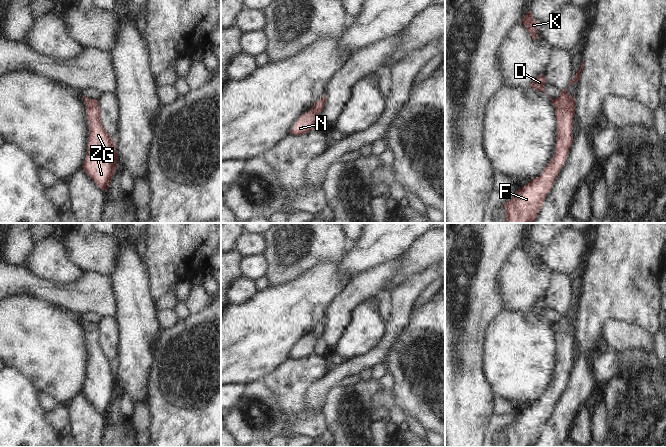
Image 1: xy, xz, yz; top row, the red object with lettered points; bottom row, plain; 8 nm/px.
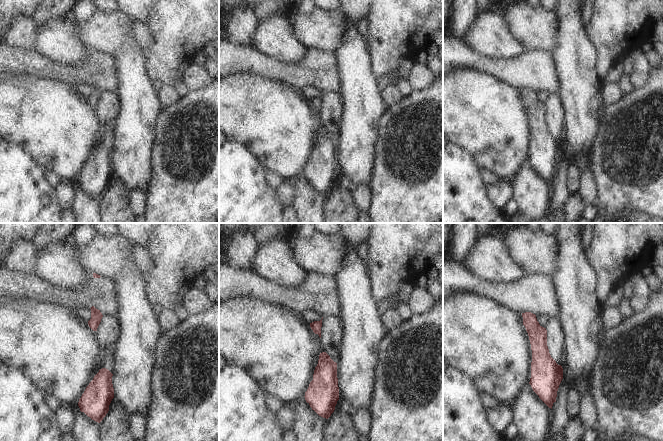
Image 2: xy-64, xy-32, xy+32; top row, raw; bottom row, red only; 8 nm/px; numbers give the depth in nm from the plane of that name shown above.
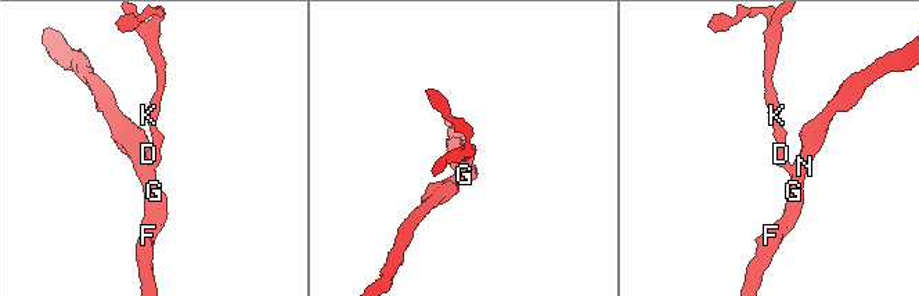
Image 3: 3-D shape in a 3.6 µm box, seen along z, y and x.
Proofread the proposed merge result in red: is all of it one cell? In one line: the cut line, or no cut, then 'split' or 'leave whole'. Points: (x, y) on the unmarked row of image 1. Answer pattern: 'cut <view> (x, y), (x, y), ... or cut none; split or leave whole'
cut none; leave whole

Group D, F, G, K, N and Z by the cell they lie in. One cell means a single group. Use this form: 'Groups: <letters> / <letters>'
Groups: D F G K N Z

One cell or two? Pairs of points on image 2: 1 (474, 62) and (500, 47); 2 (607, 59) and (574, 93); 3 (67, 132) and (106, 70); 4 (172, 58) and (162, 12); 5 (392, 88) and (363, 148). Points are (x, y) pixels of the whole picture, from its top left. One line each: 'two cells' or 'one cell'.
1: two cells
2: two cells
3: two cells
4: one cell
5: two cells

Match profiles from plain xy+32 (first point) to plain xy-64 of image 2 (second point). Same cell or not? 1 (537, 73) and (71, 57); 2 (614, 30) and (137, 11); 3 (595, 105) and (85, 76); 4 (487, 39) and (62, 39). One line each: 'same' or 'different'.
1: different
2: different
3: different
4: same

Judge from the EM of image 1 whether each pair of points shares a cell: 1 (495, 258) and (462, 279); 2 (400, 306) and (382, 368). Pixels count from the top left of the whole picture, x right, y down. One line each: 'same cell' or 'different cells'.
1: same cell
2: different cells

